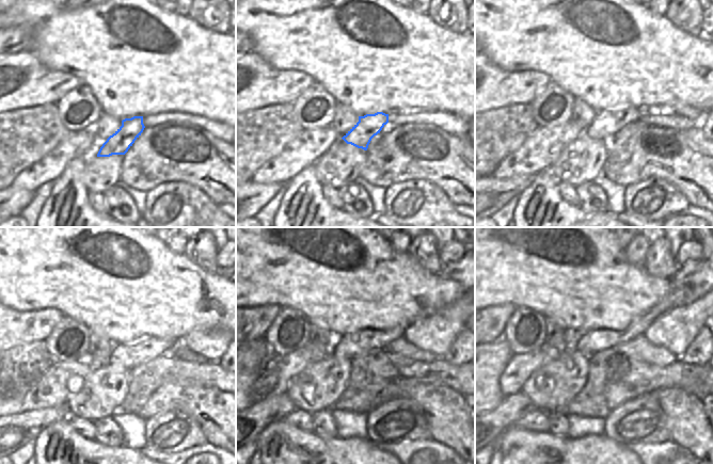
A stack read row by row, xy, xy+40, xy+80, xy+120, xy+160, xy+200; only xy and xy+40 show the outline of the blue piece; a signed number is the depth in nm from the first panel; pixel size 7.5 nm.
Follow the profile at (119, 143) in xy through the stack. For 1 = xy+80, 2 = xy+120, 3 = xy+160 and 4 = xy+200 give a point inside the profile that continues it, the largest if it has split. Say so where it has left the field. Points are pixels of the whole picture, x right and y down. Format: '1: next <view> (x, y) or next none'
1: next xy+80 (606, 123)
2: next xy+120 (130, 355)
3: next xy+160 (351, 345)
4: next xy+200 (692, 281)

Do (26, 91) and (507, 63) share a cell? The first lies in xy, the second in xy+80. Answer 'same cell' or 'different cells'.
different cells

